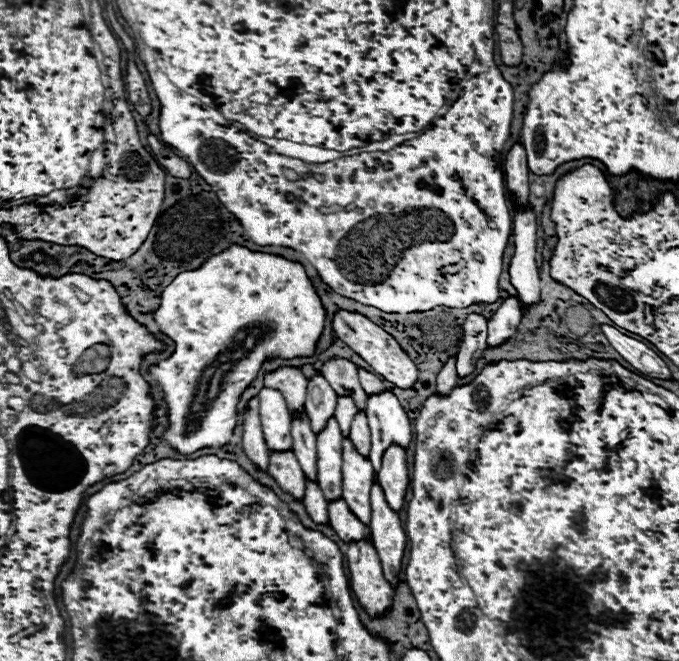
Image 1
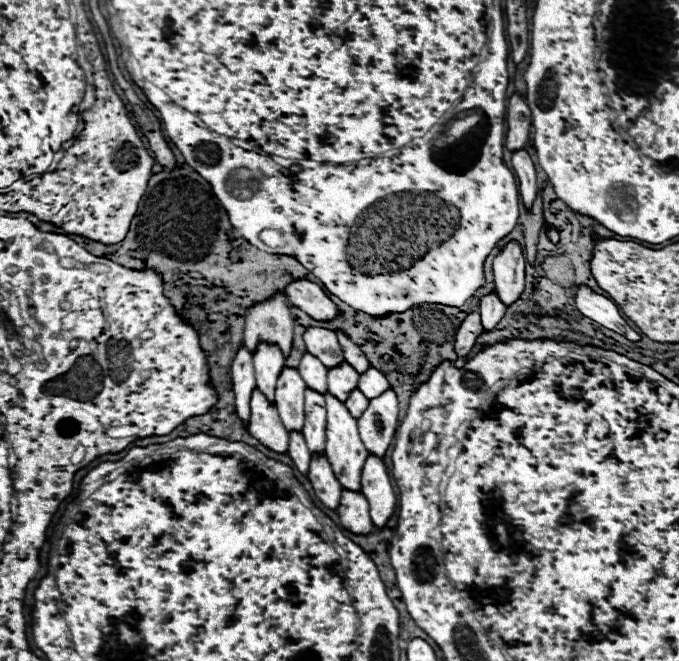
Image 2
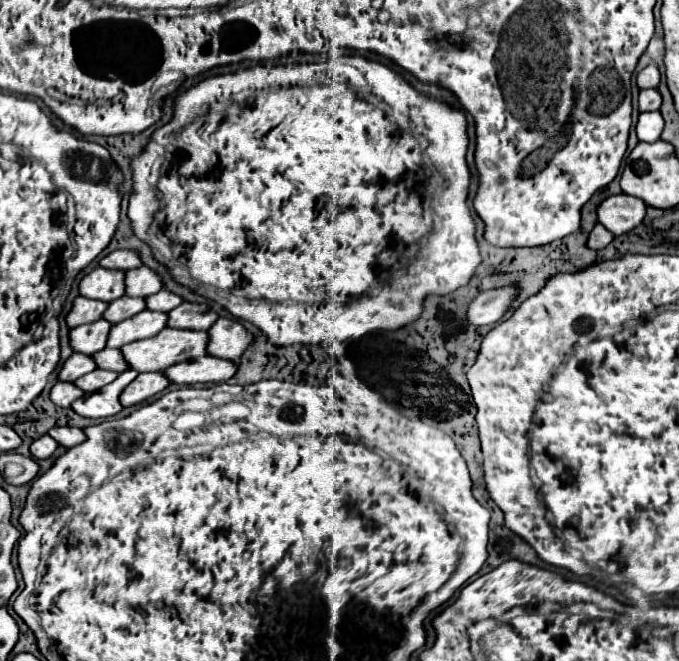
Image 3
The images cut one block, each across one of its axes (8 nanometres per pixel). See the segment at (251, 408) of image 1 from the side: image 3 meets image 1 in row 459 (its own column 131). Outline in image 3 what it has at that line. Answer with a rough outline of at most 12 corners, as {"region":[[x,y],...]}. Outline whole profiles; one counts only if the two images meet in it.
{"region":[[114,250],[100,266],[130,270],[142,266],[136,250]]}

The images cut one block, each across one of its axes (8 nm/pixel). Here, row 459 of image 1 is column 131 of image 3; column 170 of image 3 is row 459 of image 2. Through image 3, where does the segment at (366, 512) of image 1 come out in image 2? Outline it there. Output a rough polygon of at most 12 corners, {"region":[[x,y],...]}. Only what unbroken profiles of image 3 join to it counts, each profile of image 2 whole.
{"region":[[330,392],[326,458],[342,488],[360,490],[368,450],[356,418]]}

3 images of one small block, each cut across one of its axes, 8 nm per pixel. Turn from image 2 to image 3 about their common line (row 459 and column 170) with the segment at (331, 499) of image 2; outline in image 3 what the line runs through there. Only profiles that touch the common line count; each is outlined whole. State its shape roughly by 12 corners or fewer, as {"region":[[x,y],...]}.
{"region":[[184,302],[168,326],[208,330],[218,314],[208,304]]}

